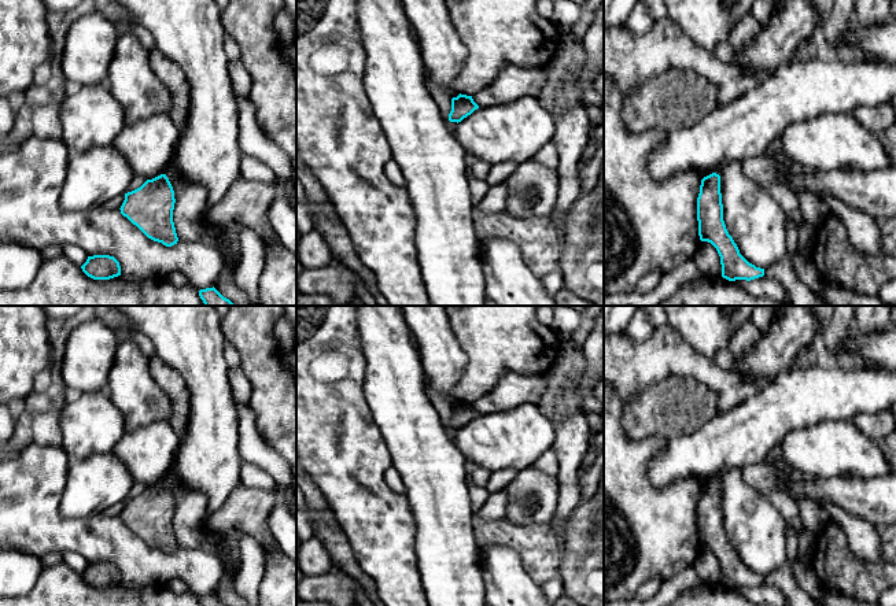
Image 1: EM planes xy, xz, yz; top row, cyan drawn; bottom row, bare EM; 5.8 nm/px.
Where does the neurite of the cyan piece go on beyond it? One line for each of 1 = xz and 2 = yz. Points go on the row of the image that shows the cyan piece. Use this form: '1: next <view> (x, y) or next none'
1: next none
2: next none

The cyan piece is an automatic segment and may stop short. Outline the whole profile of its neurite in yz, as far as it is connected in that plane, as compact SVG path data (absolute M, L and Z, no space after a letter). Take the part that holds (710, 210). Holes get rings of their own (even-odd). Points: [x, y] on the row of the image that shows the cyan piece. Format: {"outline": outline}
{"outline": "M712 173L701 180L697 197L698 236L701 241L711 243L722 265L722 277L729 281L755 280L764 276L764 269L749 263L729 234L723 221L720 193L720 175Z"}

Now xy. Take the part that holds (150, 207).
{"outline": "M161 174L125 193L119 210L148 239L172 247L178 241L173 222L174 203L173 186L166 174Z"}

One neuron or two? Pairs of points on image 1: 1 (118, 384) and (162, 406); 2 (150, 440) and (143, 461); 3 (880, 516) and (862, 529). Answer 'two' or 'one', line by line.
1: one
2: one
3: two

